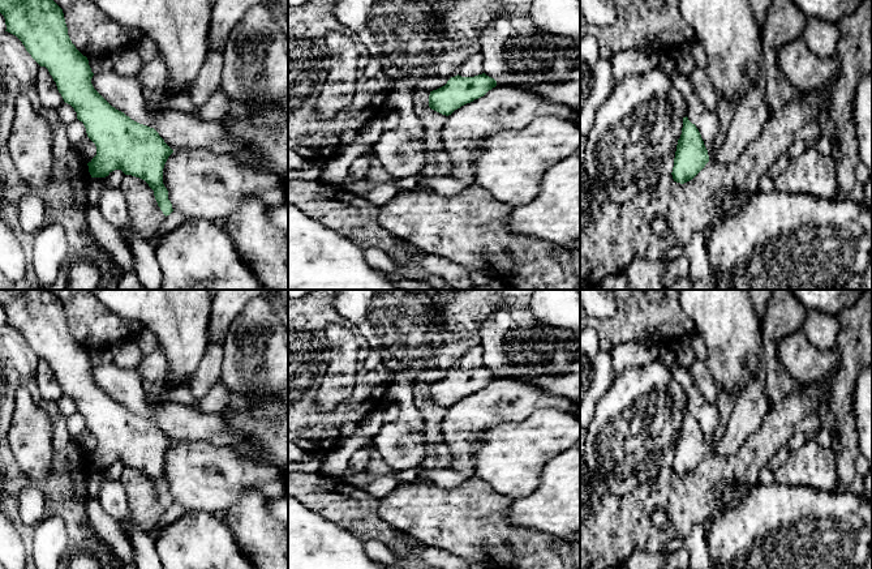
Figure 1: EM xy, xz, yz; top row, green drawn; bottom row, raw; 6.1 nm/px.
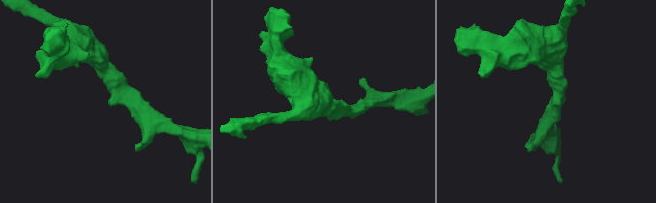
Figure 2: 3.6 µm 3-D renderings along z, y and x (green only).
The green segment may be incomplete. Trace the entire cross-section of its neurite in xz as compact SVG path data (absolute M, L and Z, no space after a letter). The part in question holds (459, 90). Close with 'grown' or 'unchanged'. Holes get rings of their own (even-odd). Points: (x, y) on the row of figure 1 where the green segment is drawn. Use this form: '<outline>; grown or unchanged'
M485 73L474 77L451 77L447 84L430 91L429 107L442 115L451 115L461 106L484 97L497 86L497 81Z; unchanged

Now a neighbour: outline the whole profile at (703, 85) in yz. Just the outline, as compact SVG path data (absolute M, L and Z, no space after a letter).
M696 67L688 76L690 81L693 84L696 95L705 106L706 110L713 111L717 104L717 94L713 89L713 84L708 77L705 68Z

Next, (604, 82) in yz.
M600 59L593 69L593 86L584 106L580 108L580 134L589 134L598 107L611 94L615 85L610 60Z

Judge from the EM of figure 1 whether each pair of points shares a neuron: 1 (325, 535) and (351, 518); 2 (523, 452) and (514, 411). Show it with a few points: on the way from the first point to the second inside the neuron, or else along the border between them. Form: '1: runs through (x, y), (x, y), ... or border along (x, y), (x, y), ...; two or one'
1: border along (313, 509), (351, 531), (364, 543); two
2: border along (545, 409), (486, 428); two

